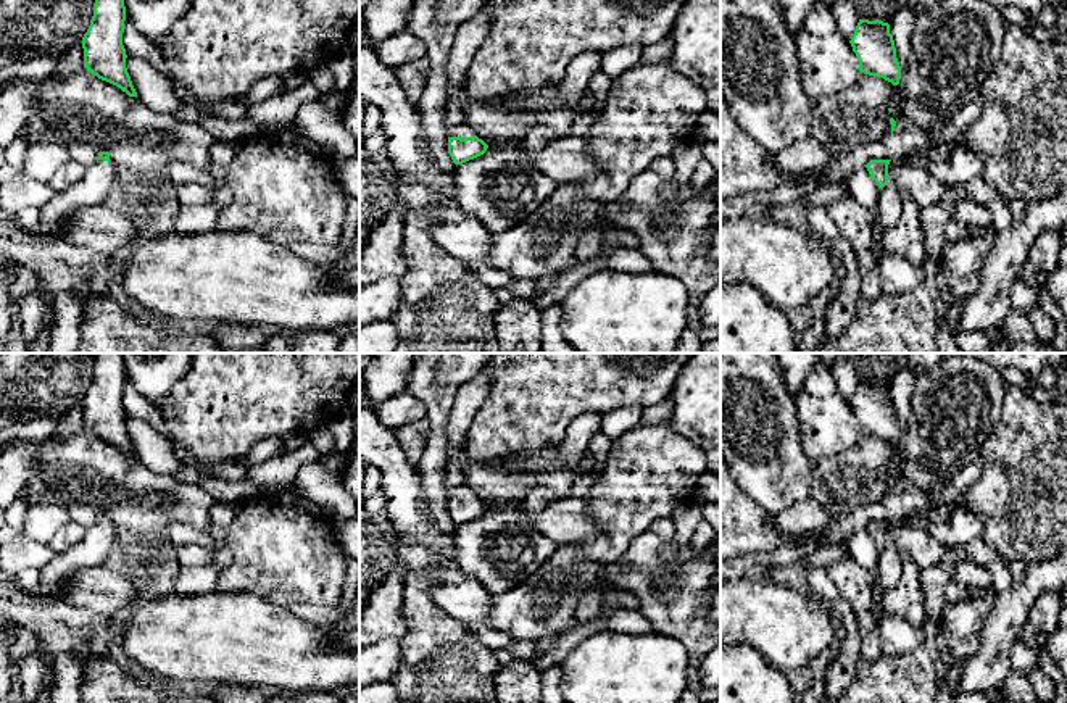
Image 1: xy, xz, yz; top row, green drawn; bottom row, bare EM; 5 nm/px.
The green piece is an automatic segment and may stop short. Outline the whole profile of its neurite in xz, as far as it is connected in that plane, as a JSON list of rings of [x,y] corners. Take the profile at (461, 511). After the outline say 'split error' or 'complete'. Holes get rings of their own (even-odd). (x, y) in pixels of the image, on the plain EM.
[[[466,485],[448,490],[448,514],[455,526],[463,526],[487,513],[488,506]]]; split error

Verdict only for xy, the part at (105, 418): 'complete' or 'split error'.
complete

